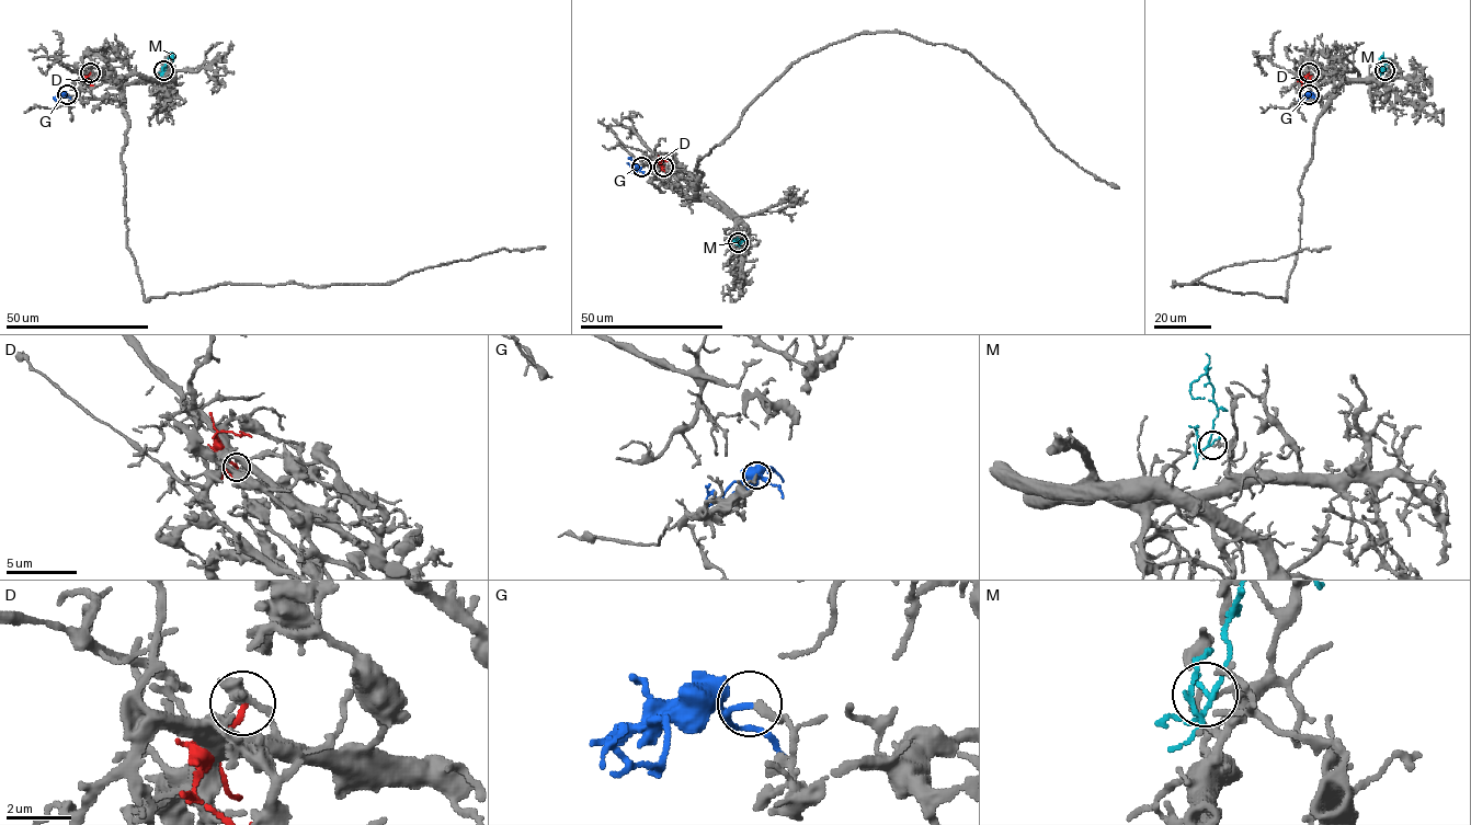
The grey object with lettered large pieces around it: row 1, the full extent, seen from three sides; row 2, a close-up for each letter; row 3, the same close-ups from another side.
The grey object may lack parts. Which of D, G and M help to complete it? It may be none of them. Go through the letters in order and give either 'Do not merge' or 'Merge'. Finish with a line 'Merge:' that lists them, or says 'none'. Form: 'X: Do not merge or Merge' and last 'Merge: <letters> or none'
D: Do not merge
G: Do not merge
M: Do not merge
Merge: none

